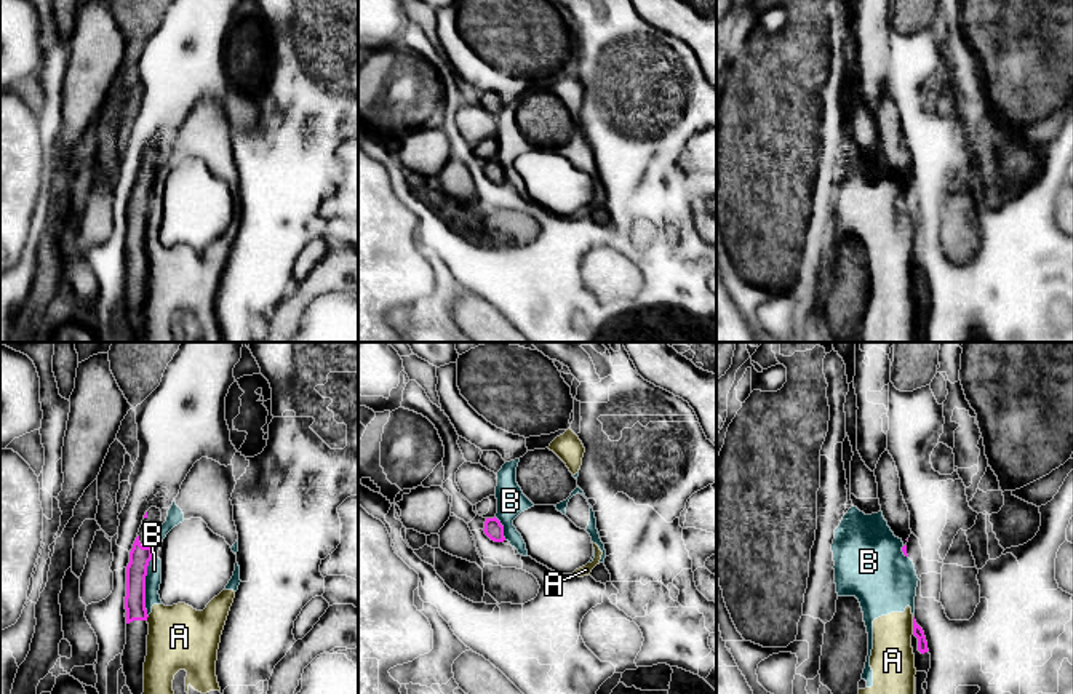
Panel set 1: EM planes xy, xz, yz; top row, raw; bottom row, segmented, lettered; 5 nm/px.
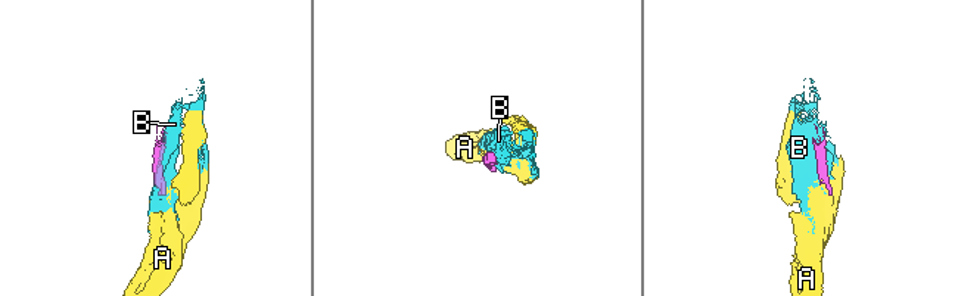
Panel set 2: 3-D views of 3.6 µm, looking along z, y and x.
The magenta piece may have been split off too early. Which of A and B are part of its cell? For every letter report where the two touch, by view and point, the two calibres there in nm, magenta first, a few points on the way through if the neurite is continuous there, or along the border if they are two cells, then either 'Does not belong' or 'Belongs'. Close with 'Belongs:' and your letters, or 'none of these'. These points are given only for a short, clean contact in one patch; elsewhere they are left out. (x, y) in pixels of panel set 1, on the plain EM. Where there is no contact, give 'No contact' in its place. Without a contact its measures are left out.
A: Touches magenta at yz (913, 267). Thickness 50 nm (magenta) against 220 nm. Boundary: yz (912, 259), (913, 275). Does not belong
B: Touches magenta at xy (144, 227). Thickness 110 nm (magenta) against 80 nm. Does not belong
Belongs: none of these

